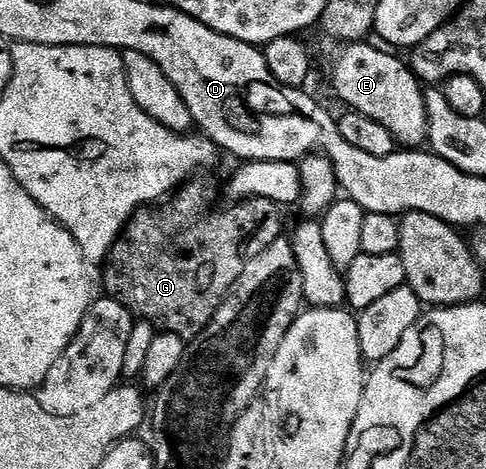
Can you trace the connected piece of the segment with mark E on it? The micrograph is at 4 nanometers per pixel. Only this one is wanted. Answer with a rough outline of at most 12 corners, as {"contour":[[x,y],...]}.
{"contour":[[351,42],[331,82],[404,149],[428,143],[424,85],[390,51]]}

